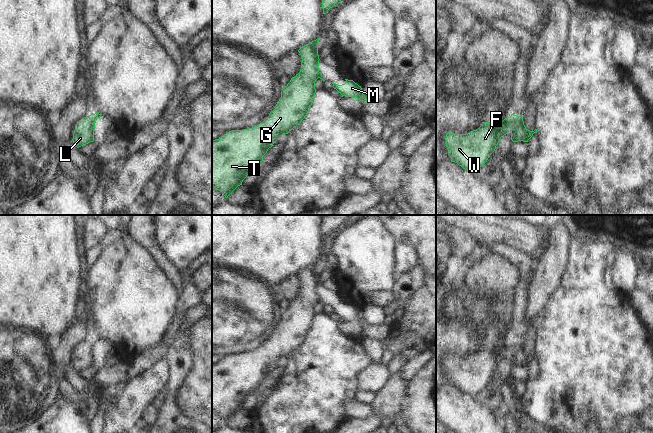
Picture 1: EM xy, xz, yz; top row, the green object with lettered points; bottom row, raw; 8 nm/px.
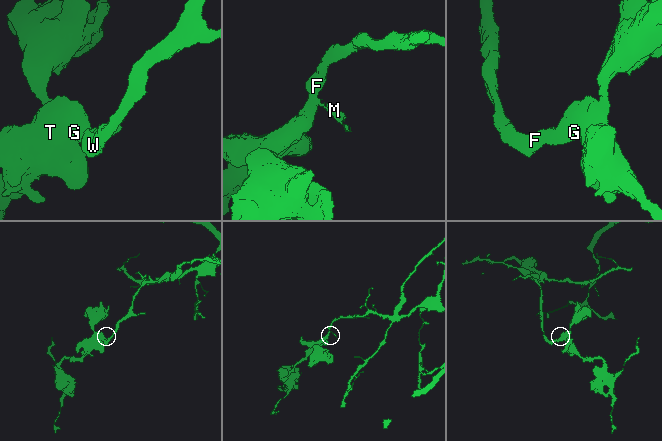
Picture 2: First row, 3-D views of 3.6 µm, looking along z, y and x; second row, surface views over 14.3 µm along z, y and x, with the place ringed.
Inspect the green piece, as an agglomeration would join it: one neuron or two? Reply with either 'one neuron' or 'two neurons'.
two neurons

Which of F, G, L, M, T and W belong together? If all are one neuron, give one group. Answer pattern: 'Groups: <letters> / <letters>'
Groups: F G L T W / M

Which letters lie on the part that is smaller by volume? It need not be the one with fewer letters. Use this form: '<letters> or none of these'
M

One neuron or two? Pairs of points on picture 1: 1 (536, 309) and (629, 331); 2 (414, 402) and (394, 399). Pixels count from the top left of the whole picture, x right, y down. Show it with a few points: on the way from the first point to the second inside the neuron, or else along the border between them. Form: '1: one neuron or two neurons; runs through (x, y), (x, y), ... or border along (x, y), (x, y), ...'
1: two neurons; border along (555, 290), (547, 306), (531, 322)
2: two neurons; border along (410, 383), (401, 412)

